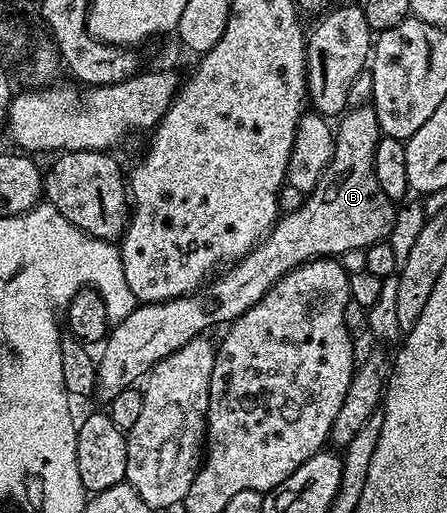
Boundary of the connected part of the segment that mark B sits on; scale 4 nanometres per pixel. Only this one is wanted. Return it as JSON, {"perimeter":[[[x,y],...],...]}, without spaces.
{"perimeter":[[[367,103],[360,108],[349,108],[339,121],[340,126],[337,124],[334,129],[336,134],[334,155],[326,171],[321,175],[319,183],[312,188],[311,193],[307,194],[303,205],[285,212],[277,220],[271,233],[261,244],[223,272],[226,274],[222,277],[217,276],[209,280],[207,284],[196,292],[188,294],[187,297],[137,304],[136,309],[130,311],[130,315],[126,315],[126,319],[115,322],[109,328],[108,335],[104,338],[102,348],[99,350],[101,353],[98,353],[96,379],[99,396],[110,399],[118,395],[118,391],[133,388],[139,377],[140,380],[147,378],[156,362],[166,359],[166,355],[178,351],[178,347],[190,343],[190,339],[208,331],[204,329],[212,329],[215,325],[224,327],[236,321],[243,313],[250,311],[250,307],[254,307],[254,303],[258,303],[258,299],[262,299],[262,295],[266,295],[266,291],[270,291],[270,287],[274,287],[274,283],[281,281],[290,270],[305,265],[308,261],[317,261],[319,257],[340,259],[343,258],[343,253],[359,254],[374,243],[389,240],[393,236],[391,233],[396,225],[397,206],[388,198],[386,191],[382,191],[374,175],[374,151],[382,136],[376,111],[371,104]]]}

